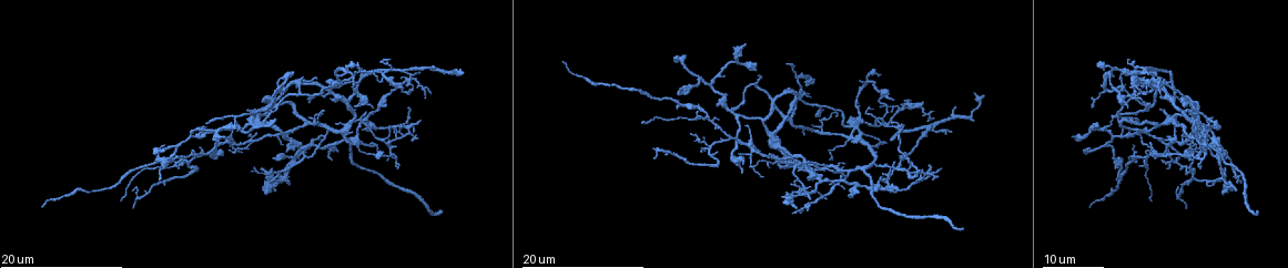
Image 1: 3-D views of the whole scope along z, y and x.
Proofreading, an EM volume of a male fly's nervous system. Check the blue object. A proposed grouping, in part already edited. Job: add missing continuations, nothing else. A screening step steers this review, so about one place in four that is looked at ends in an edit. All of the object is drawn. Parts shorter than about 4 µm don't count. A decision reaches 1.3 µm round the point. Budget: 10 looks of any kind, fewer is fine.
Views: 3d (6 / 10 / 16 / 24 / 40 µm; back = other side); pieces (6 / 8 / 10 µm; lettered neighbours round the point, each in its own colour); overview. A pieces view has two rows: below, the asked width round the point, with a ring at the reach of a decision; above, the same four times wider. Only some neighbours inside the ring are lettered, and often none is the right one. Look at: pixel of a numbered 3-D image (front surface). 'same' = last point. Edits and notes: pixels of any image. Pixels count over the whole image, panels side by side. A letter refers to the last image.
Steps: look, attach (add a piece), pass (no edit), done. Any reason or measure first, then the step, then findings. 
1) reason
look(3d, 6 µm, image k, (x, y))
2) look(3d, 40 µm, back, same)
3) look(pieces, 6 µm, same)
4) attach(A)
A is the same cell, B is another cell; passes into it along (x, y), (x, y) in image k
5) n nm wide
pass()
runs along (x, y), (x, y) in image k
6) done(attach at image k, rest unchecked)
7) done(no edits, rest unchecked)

branch stops here
look(3d, 16 µm, image 1, (293, 73))

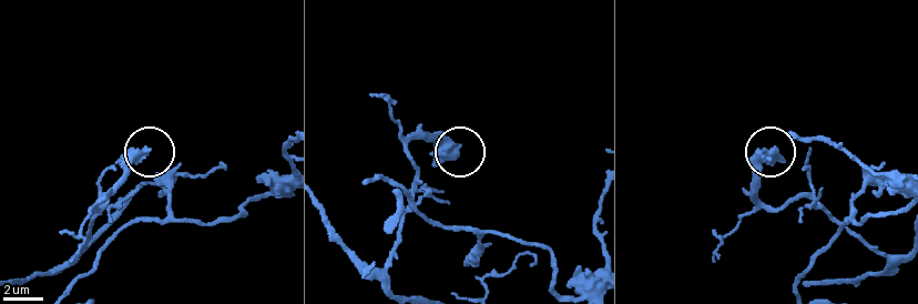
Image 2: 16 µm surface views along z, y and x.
see the neighbours
look(pieces, 6 µm, image 2, (142, 149))

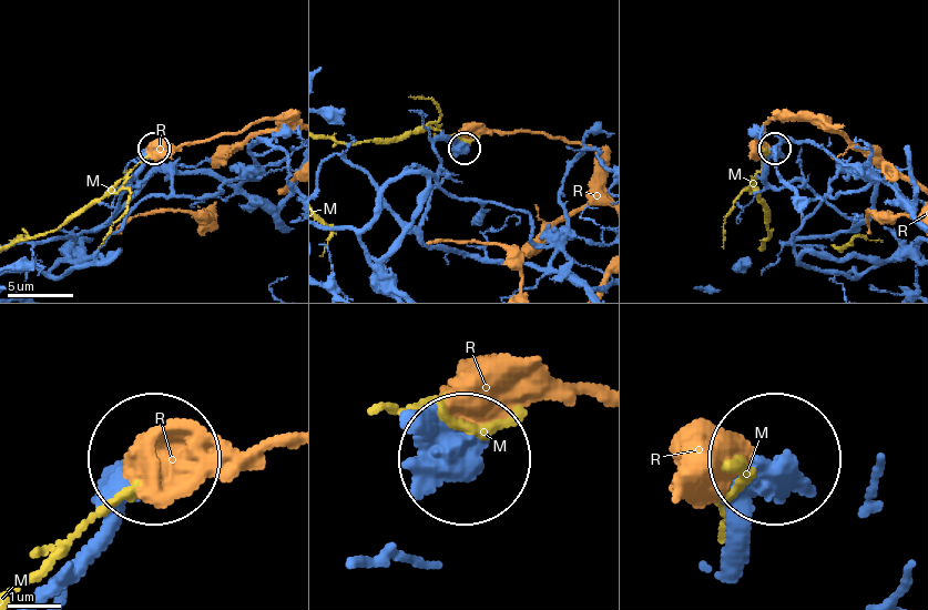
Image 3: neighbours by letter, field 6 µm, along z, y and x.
pass()
M and R are other cells; runs along (485, 261), (419, 235), (436, 142), (465, 148) in image 3; no lettered piece goes on from it

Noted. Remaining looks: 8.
tapers out
look(3d, 16 µm, image 1, (364, 111))

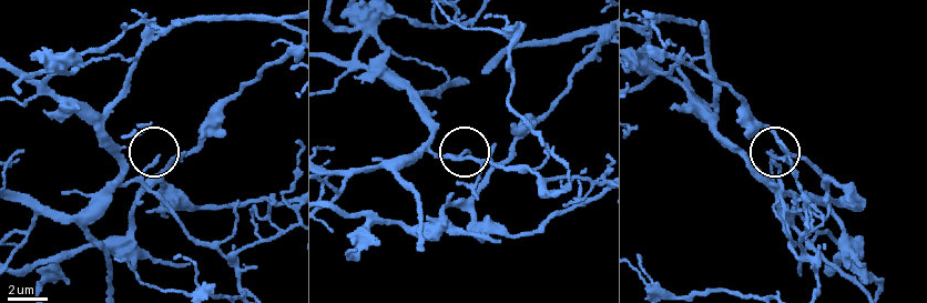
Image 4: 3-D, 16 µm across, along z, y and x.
look(pieces, 10 µm, image 4, (469, 152))

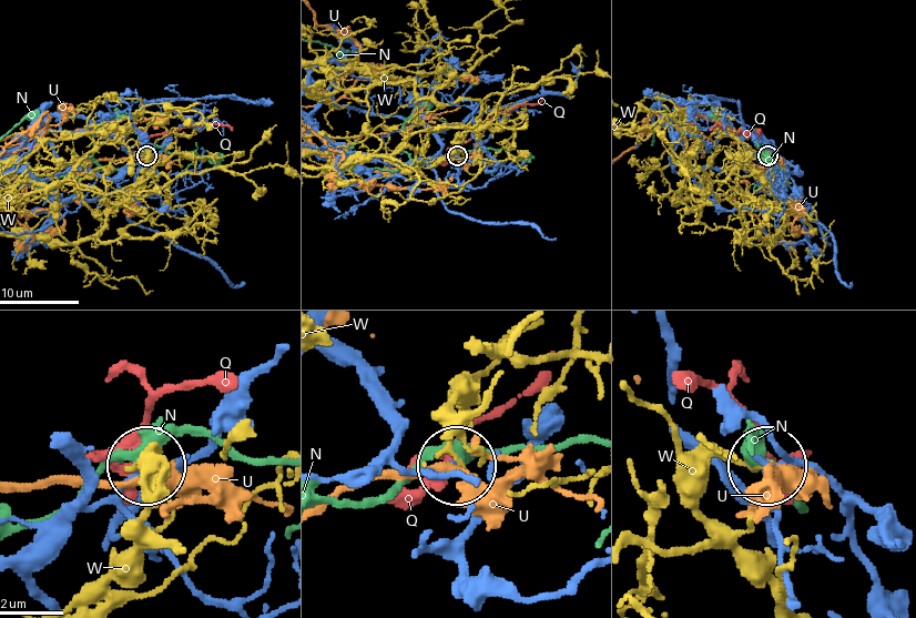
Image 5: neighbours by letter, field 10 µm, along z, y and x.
pass()
N, Q, U and W are other cells; none of them fits

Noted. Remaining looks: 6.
an open end
look(3d, 24 µm, image 1, (741, 171))

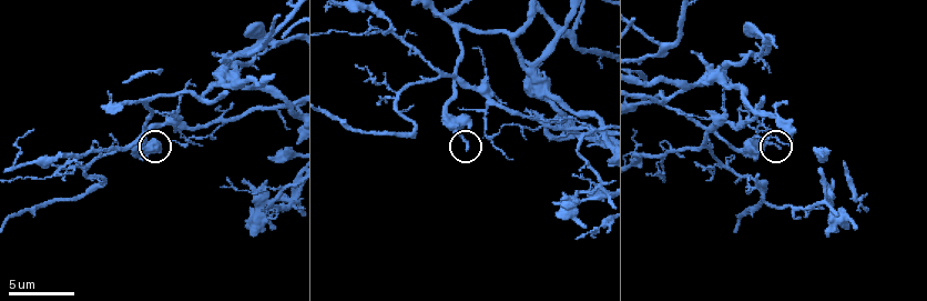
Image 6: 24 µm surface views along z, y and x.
look(pieces, 10 µm, image 6, (468, 149))

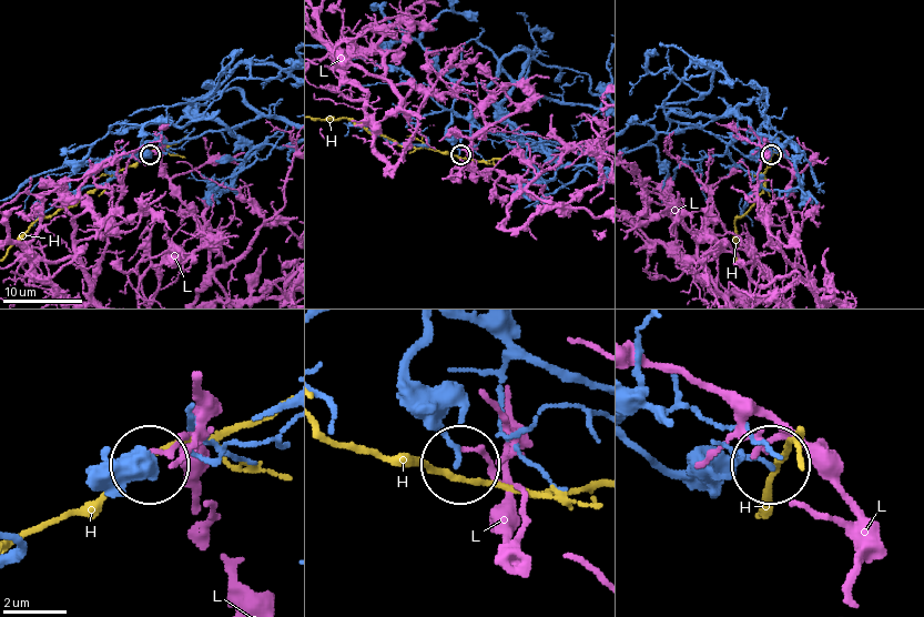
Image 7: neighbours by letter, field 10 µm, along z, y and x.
140 nm wide
pass()
H and L are other cells; runs along (633, 442), (673, 468), (767, 461) in image 7; none of them fits

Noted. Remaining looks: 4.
an open end
look(pieces, 6 µm, image 6, (835, 212))

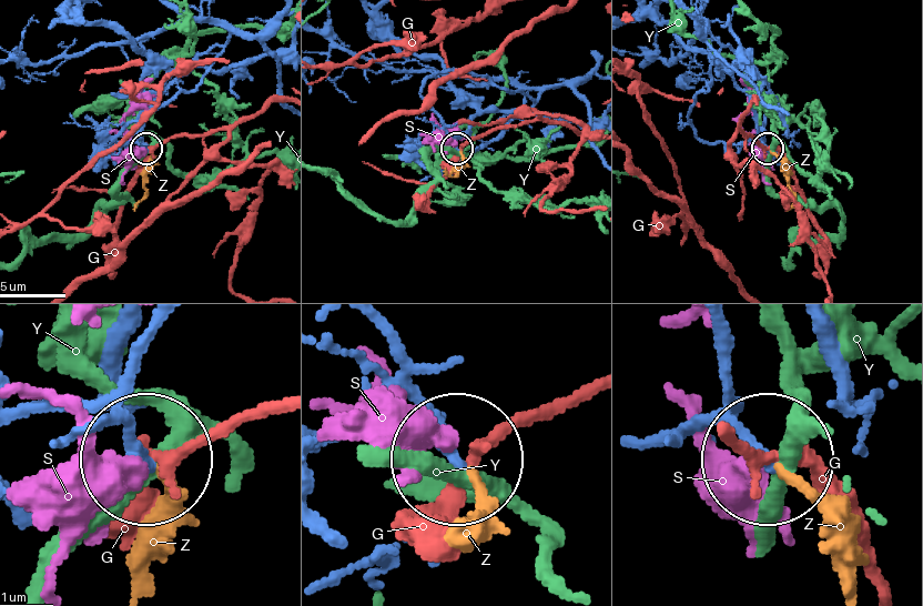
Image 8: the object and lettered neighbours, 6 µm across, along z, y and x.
230 nm wide
attach(Z)
Z is the same cell, G, S and Y are other cells; passes into it along (711, 325), (728, 414), (825, 519), (843, 586) in image 8; the neuron continues

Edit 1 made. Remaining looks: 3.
long arm stops here
look(3d, 24 µm, image 1, (962, 228))

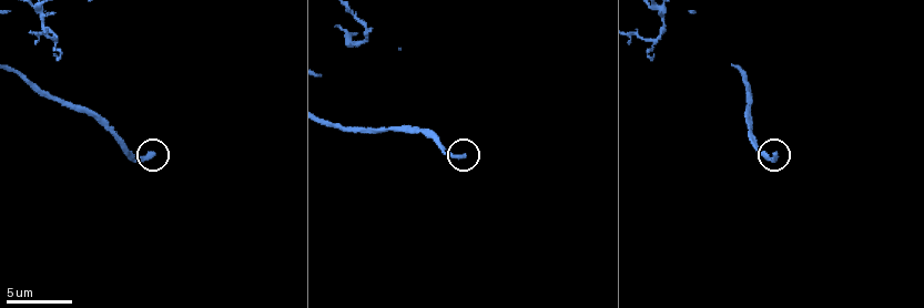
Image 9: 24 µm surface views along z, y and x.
see the neighbours
look(pieces, 6 µm, image 9, (460, 156))

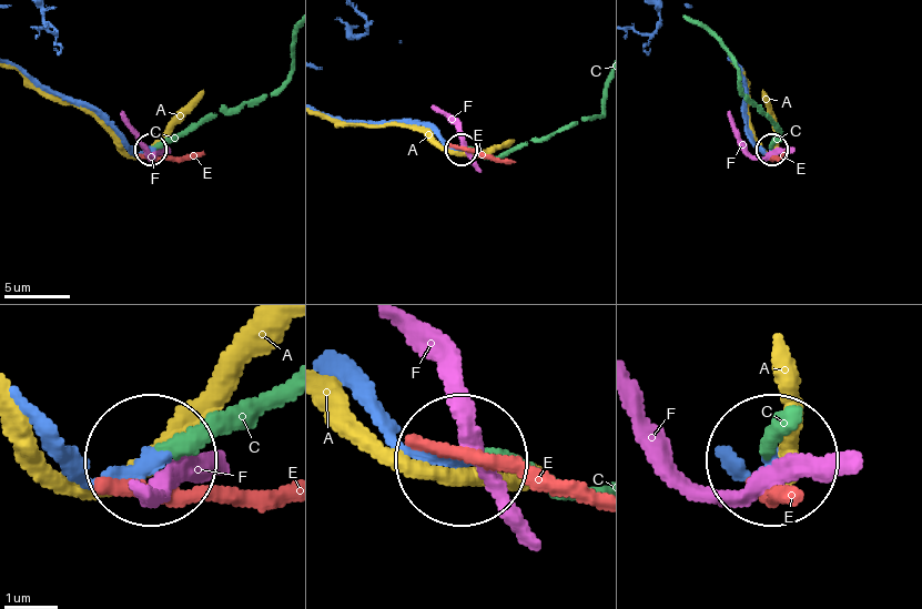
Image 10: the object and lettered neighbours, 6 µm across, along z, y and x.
270 nm wide
attach(C)
C is the same cell, A, E and F are other cells; it goes on there

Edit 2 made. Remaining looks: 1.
done(attach at image 8, attach at image 10, rest unchecked)

